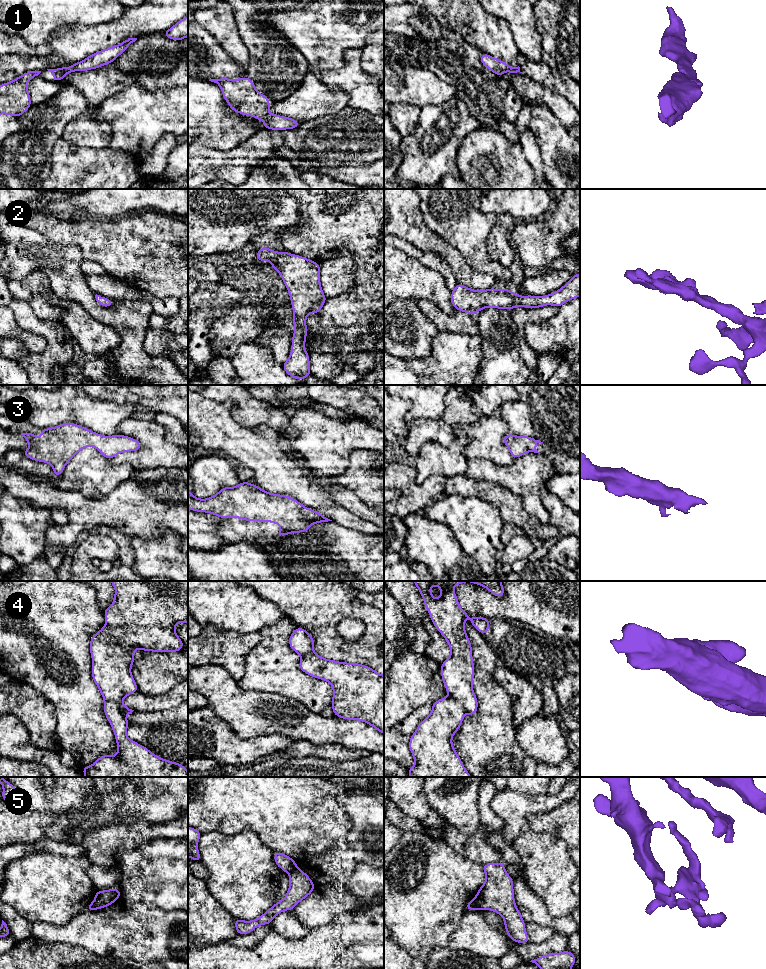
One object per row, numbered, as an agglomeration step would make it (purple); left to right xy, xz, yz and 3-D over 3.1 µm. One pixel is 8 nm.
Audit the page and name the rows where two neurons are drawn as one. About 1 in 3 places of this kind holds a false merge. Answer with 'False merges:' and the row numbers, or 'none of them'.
False merges: 4, 5

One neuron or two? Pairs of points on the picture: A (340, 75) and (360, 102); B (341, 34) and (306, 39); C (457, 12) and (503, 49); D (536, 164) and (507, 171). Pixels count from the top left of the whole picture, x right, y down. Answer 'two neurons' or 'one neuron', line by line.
A: one neuron
B: one neuron
C: one neuron
D: two neurons

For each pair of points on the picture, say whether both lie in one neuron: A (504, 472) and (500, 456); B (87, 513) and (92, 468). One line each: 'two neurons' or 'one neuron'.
A: two neurons
B: two neurons

